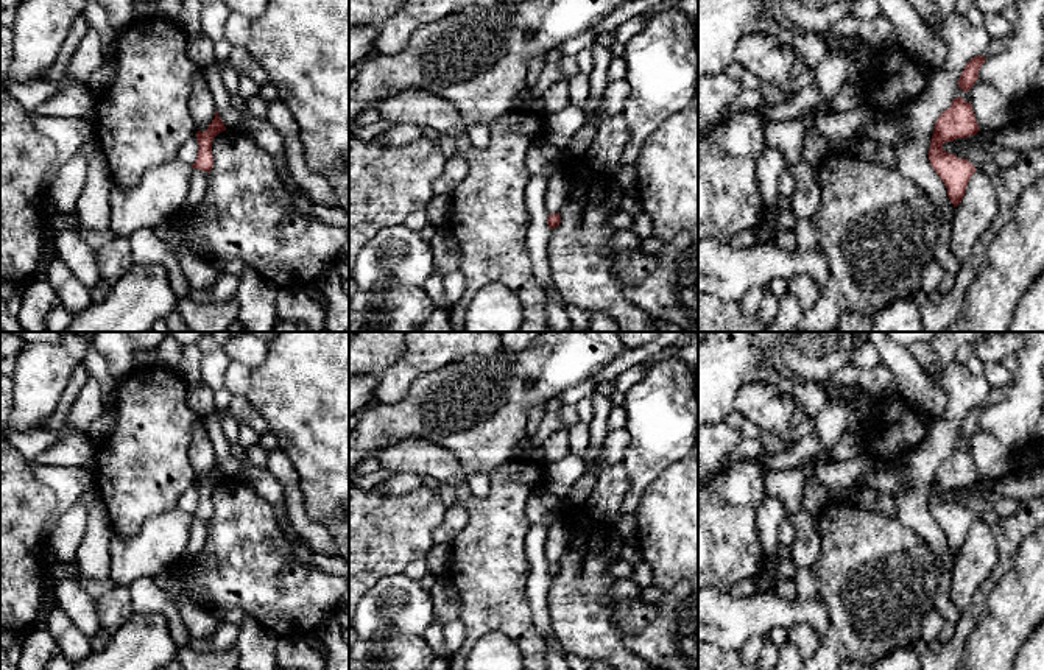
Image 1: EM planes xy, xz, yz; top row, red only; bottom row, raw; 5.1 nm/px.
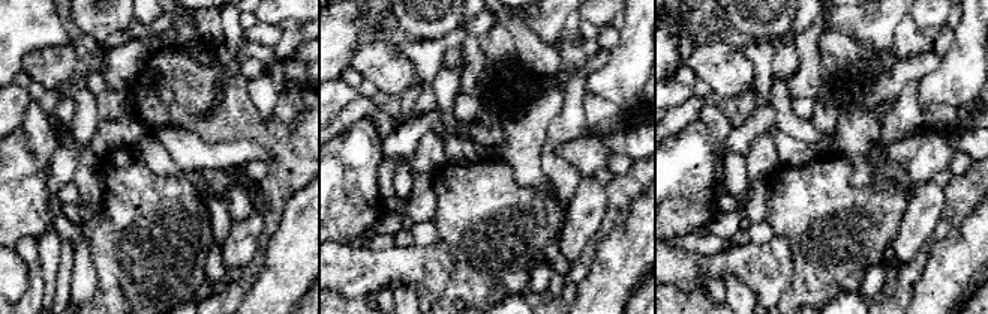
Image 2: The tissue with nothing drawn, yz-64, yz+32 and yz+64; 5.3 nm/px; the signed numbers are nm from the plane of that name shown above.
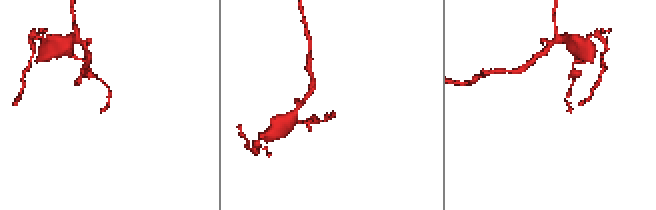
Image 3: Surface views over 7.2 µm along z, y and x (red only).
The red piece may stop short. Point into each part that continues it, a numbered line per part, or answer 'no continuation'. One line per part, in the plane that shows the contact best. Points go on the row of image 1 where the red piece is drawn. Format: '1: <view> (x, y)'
no continuation

